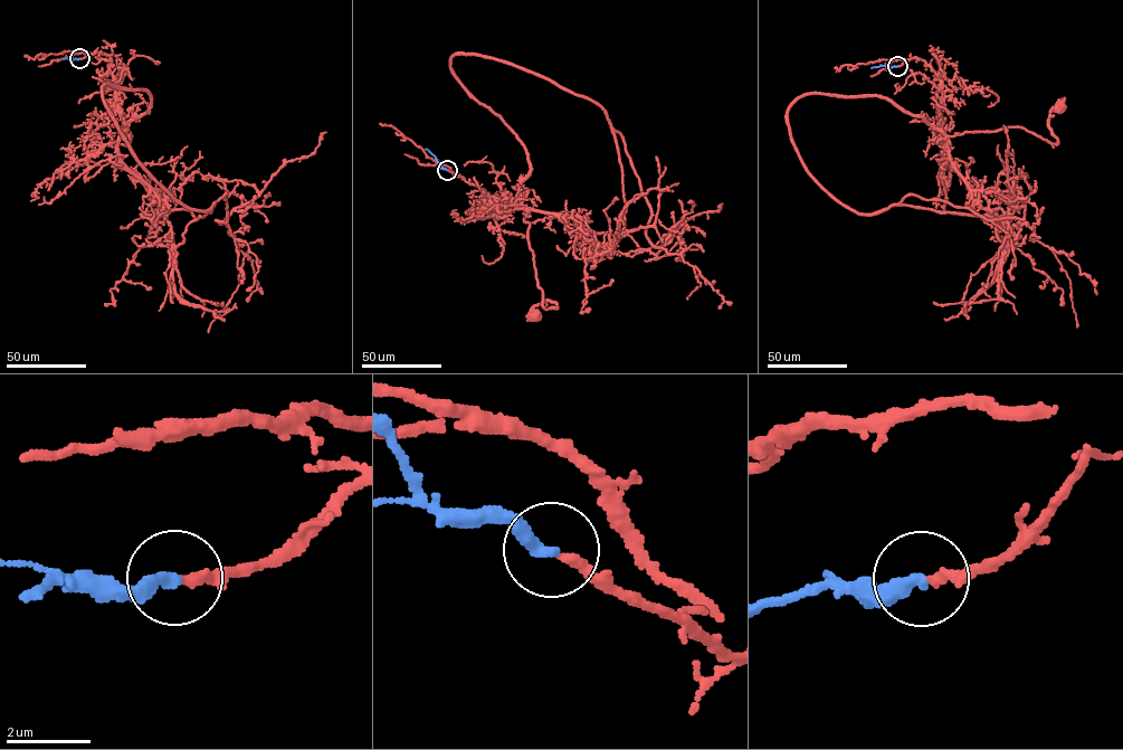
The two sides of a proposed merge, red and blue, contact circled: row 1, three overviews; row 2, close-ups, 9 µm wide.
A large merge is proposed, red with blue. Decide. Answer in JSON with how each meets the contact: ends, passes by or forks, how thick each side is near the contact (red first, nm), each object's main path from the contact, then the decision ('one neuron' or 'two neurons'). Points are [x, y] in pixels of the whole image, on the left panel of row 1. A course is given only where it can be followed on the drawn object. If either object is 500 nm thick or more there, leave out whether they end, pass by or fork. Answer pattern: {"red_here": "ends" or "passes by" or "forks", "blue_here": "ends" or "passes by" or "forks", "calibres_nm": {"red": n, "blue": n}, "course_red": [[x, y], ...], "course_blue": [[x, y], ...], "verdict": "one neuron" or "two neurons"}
{"red_here": "ends", "blue_here": "ends", "calibres_nm": {"red": 240, "blue": 340}, "course_red": [[79, 58], [112, 59], [127, 130], [114, 143], [126, 145], [116, 107]], "course_blue": [[79, 58], [63, 59]], "verdict": "one neuron"}

